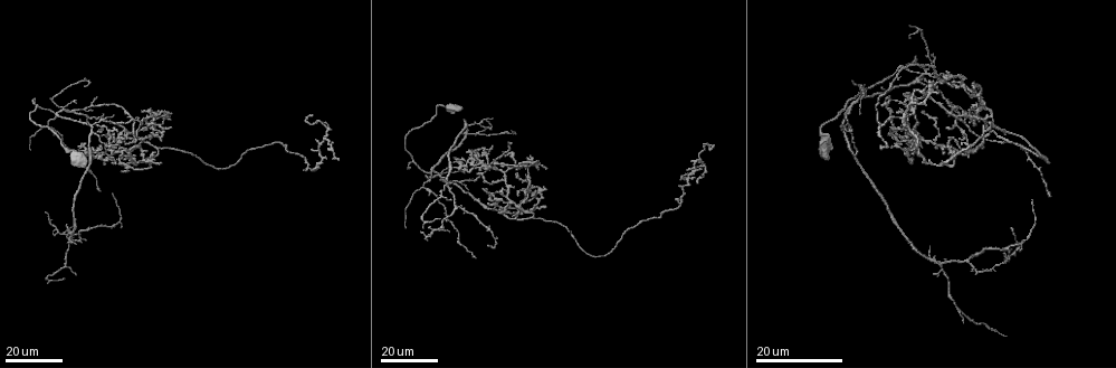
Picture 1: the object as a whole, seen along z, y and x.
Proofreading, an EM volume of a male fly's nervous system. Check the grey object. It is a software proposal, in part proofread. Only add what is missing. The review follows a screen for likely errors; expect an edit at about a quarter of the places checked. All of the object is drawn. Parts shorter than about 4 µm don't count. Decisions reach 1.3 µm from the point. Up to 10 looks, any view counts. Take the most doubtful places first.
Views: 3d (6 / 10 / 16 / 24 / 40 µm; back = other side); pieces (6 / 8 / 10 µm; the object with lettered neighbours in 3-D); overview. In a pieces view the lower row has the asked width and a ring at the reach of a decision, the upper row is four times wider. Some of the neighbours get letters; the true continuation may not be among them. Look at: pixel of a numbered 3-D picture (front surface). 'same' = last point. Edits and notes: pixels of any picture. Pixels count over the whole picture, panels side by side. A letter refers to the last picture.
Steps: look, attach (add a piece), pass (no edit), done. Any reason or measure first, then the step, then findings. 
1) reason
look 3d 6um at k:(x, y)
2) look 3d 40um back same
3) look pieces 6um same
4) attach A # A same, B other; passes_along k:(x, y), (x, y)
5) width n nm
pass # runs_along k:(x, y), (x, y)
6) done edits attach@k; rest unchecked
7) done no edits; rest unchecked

long arm stops here
look 3d 16um at 1:(536, 160)

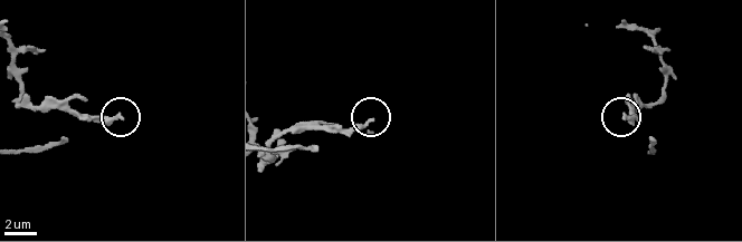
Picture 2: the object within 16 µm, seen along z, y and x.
see the neighbours
look pieces 8um at 2:(369, 119)

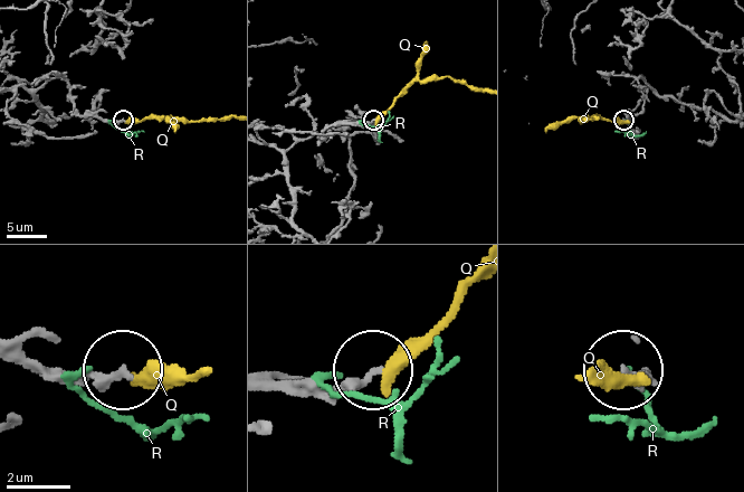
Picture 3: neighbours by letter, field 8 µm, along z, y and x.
width 200 nm
pass # Q other, R other; runs_along 3:(18, 357), (50, 370), (120, 372); no lettered piece goes on from it

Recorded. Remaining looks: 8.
thin end
look 3d 16um at 1:(133, 142)

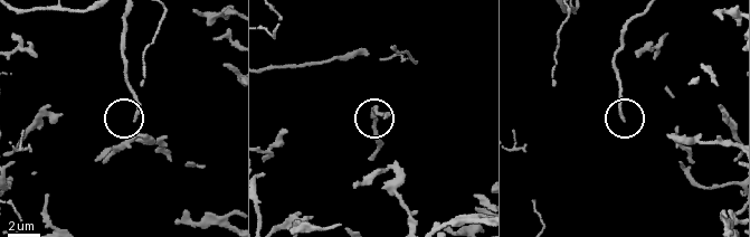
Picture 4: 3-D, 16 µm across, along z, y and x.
see the neighbours
look pieces 6um at 4:(136, 121)

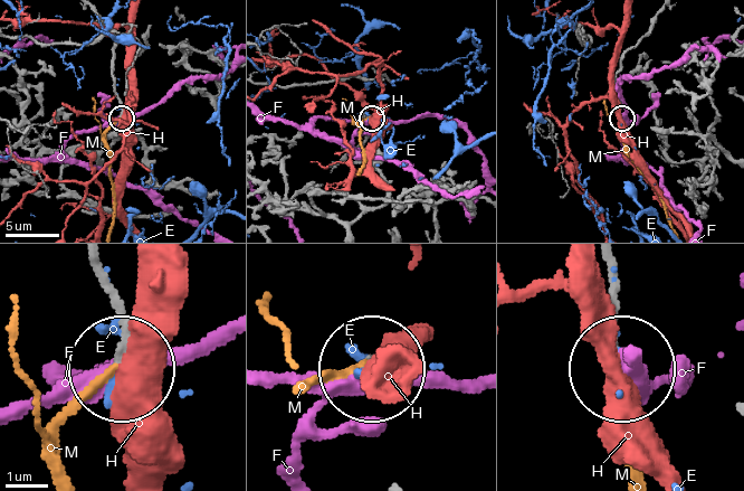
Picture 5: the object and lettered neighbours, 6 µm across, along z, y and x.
attach M # E other, F other, H other, M same; passes_along 5:(97, 266), (125, 341), (65, 427), (62, 470); it goes on there

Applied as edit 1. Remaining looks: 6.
free end
look 3d 24um at 1:(687, 170)

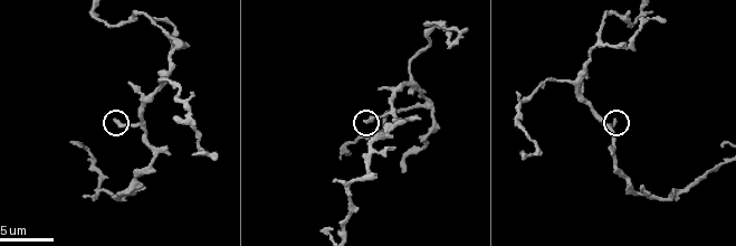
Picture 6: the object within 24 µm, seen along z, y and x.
look pieces 8um at 6:(615, 119)

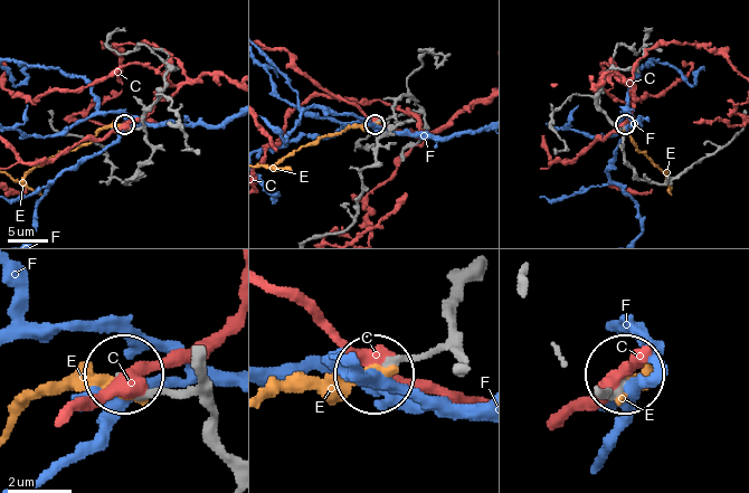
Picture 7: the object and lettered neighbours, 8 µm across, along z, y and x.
pass # C other, E other, F other; none of them fits

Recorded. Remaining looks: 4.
branch stops here
look 3d 16um at 1:(971, 121)

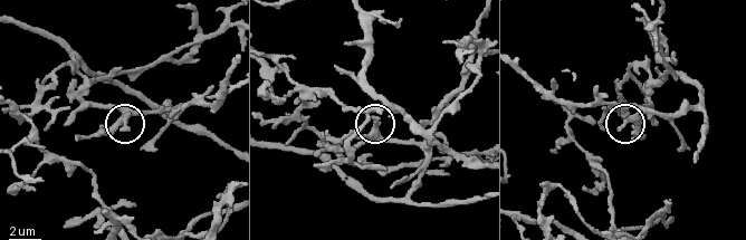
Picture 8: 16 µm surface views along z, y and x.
look pieces 8um at 8:(124, 130)

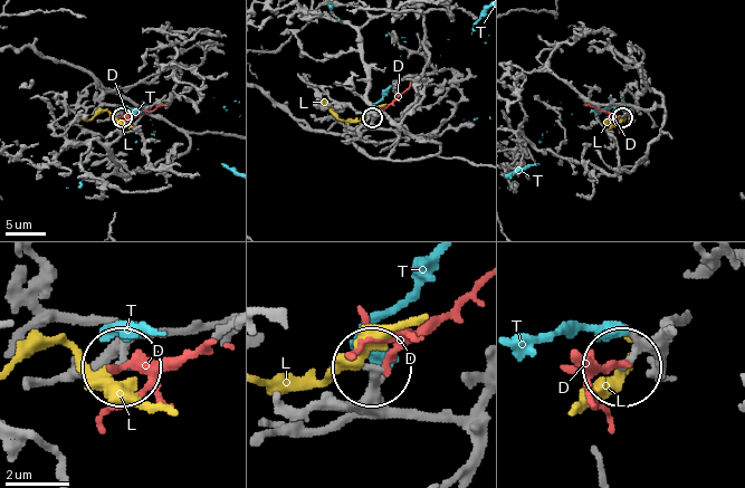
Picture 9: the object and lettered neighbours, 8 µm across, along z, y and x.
pass # D other, L other, T other; no lettered piece goes on from it

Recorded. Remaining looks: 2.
free end
look 3d 16um at 1:(487, 245)

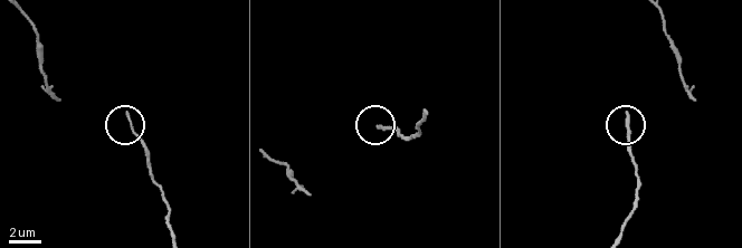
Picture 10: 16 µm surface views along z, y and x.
look pieces 8um at 10:(626, 114)

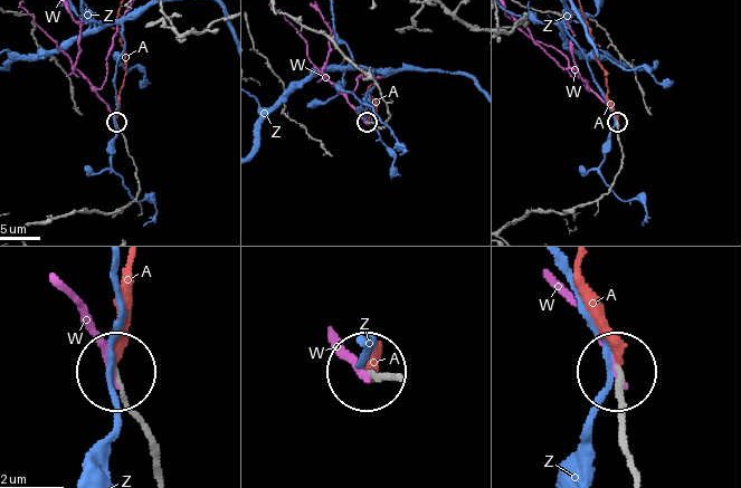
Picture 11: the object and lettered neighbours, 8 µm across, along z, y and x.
attach A # A same, W other, Z other; the cell continues

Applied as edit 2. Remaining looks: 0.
done edits attach@5, attach@11; rest unchecked

